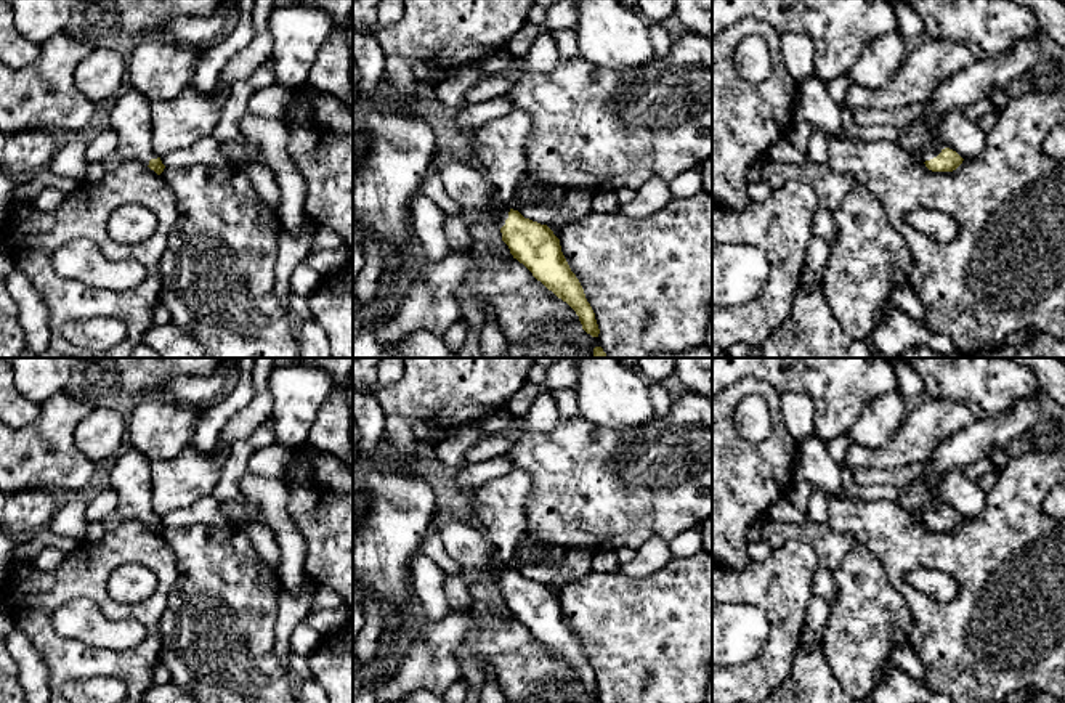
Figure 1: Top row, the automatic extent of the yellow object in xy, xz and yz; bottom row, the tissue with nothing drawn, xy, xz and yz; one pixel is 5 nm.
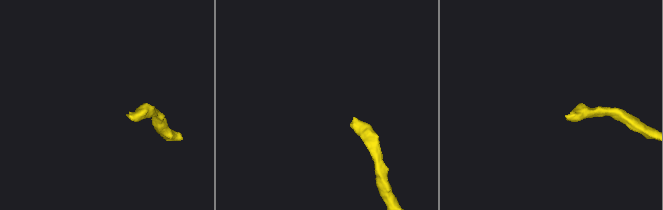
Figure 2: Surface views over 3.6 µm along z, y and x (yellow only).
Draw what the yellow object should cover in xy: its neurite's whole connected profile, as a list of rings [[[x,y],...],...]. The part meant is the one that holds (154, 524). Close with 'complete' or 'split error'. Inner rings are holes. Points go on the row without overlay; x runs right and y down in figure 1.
[[[130,448],[124,456],[117,457],[109,475],[109,485],[119,496],[117,509],[109,523],[136,520],[157,534],[164,531],[165,525],[151,504],[151,461],[141,451]]]; split error

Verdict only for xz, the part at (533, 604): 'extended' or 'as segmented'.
extended

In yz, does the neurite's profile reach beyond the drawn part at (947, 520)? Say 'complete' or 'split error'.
split error

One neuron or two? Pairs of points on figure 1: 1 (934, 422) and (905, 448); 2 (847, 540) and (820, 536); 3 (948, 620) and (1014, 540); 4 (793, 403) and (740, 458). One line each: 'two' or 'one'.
1: one
2: one
3: one
4: two

